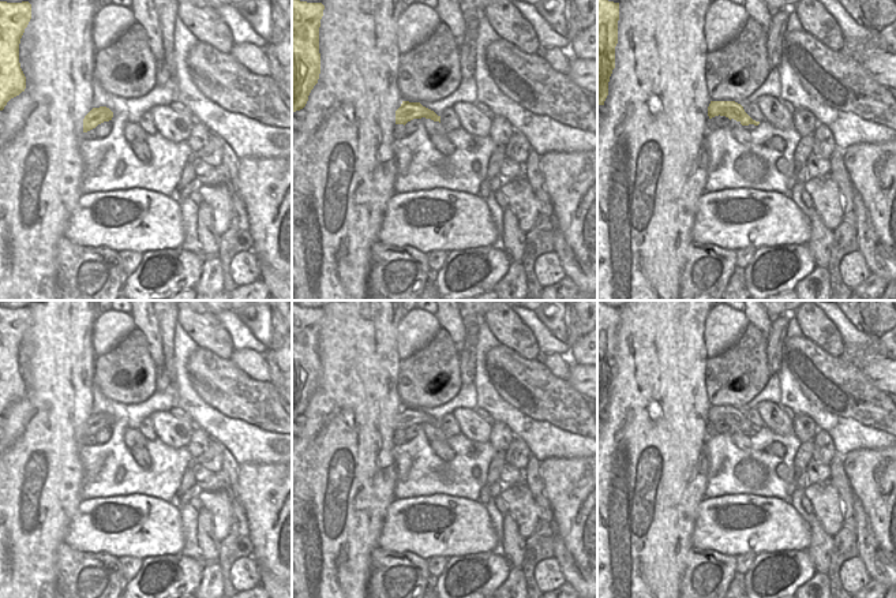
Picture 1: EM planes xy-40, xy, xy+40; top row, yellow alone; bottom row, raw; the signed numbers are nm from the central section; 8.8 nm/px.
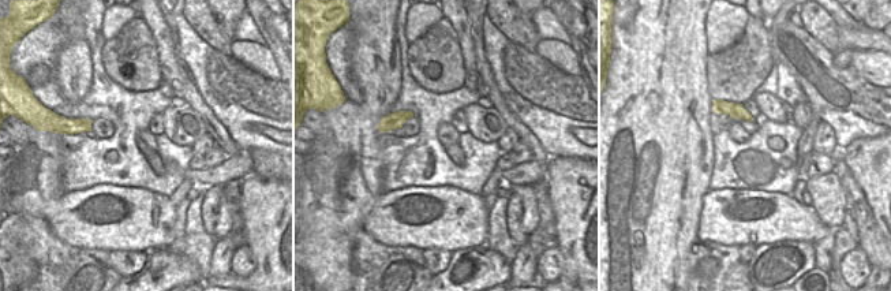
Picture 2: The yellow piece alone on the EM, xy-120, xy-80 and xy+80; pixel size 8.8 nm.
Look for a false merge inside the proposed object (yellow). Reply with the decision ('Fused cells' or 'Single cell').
Fused cells

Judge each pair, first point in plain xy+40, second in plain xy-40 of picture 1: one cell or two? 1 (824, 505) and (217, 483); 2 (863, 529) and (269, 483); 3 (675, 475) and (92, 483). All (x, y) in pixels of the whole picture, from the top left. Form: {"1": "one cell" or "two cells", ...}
{"1": "two cells", "2": "two cells", "3": "two cells"}

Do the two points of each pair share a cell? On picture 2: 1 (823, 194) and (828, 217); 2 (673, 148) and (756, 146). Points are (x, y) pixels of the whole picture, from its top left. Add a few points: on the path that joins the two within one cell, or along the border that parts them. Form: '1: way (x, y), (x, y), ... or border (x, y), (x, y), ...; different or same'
1: way (827, 200), (828, 212); same
2: border (714, 134), (714, 168), (708, 179); different

